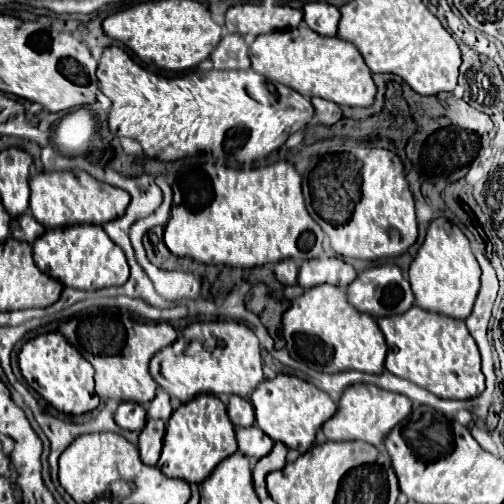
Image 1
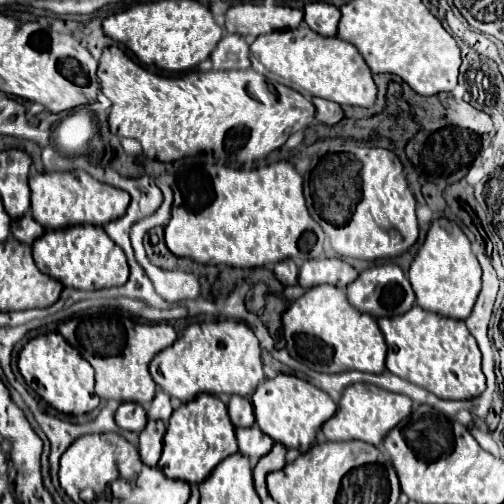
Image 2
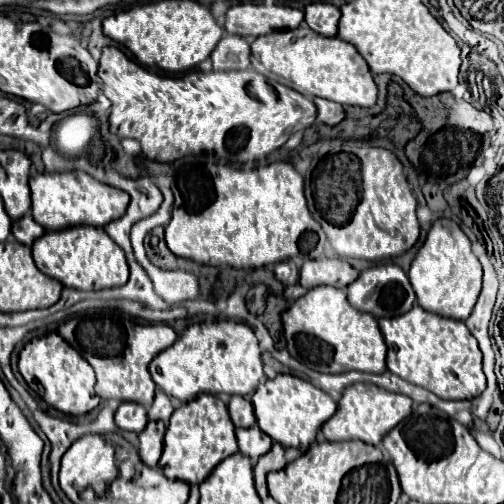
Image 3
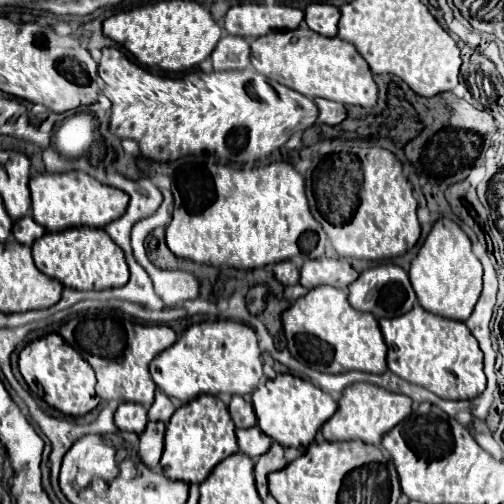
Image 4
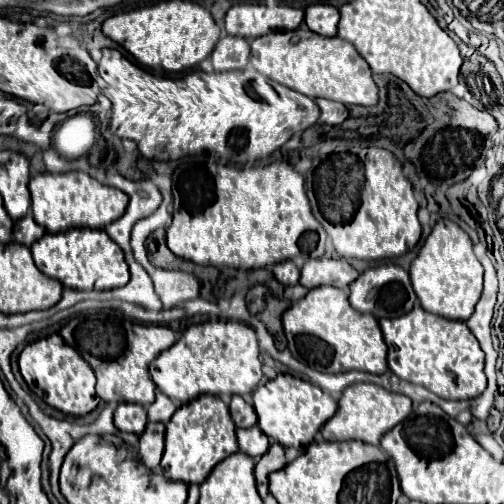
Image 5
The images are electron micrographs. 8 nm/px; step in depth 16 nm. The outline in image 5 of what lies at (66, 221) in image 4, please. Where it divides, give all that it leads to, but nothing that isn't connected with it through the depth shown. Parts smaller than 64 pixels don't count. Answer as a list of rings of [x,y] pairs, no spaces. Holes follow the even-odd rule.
[[[64,172],[64,174],[38,174],[30,178],[32,192],[32,216],[46,228],[46,232],[64,232],[68,228],[104,228],[106,224],[118,220],[126,212],[128,194],[112,186],[104,186],[86,172]]]

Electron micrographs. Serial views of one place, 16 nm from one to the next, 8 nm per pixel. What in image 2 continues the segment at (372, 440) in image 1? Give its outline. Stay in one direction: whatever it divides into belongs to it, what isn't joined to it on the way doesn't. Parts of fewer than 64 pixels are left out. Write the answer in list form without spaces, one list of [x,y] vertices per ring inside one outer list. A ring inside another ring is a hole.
[[[352,384],[344,390],[336,414],[322,426],[326,440],[362,440],[380,446],[384,436],[410,414],[412,400],[404,394],[376,388],[374,384]]]

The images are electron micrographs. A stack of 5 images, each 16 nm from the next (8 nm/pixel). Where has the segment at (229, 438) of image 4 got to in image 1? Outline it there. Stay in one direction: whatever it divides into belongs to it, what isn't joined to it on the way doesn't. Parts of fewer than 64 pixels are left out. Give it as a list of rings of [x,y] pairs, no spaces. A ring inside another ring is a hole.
[[[200,394],[194,400],[180,404],[166,426],[164,448],[158,460],[158,468],[170,478],[182,478],[186,482],[200,484],[210,476],[218,462],[232,456],[238,450],[234,426],[228,420],[224,402],[214,394]]]

